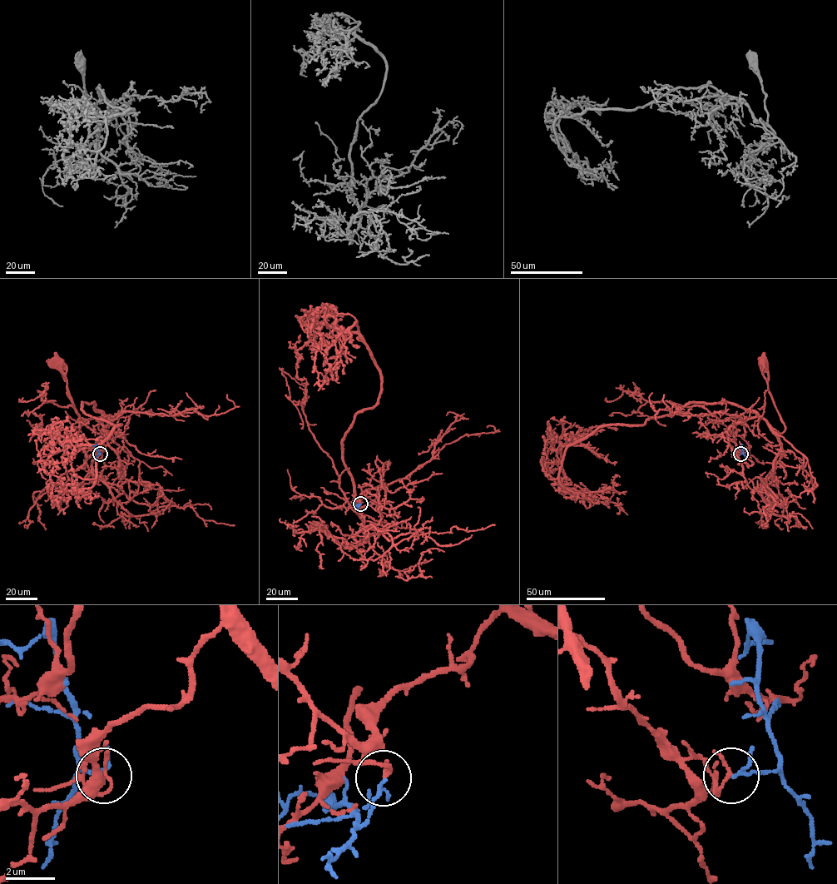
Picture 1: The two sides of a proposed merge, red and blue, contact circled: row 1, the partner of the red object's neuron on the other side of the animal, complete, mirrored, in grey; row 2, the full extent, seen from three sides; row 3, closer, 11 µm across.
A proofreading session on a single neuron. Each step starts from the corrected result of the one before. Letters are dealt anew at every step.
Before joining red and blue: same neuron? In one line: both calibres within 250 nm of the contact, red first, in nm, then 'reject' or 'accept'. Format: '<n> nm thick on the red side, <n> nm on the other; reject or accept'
150 nm thick on the red side, 100 nm on the other; reject

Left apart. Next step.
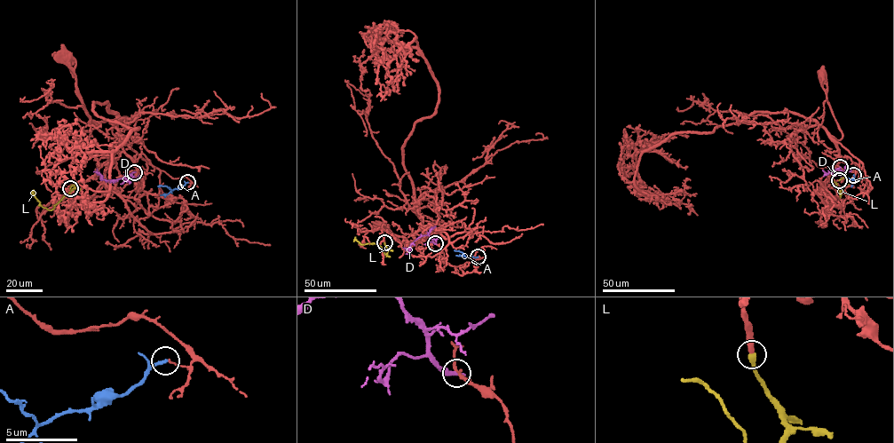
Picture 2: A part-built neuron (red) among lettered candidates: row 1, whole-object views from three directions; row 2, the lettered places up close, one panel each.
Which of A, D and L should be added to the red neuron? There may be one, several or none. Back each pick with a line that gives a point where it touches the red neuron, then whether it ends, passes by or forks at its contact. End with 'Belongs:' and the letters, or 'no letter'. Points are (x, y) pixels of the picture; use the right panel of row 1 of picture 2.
L: (839, 180) | it ends
Belongs: L

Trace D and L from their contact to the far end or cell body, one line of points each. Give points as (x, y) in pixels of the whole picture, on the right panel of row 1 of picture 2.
D: (840, 167), (832, 173), (847, 172), (850, 169)
L: (839, 180), (845, 177), (850, 181), (842, 187), (840, 197), (841, 191), (834, 181)

